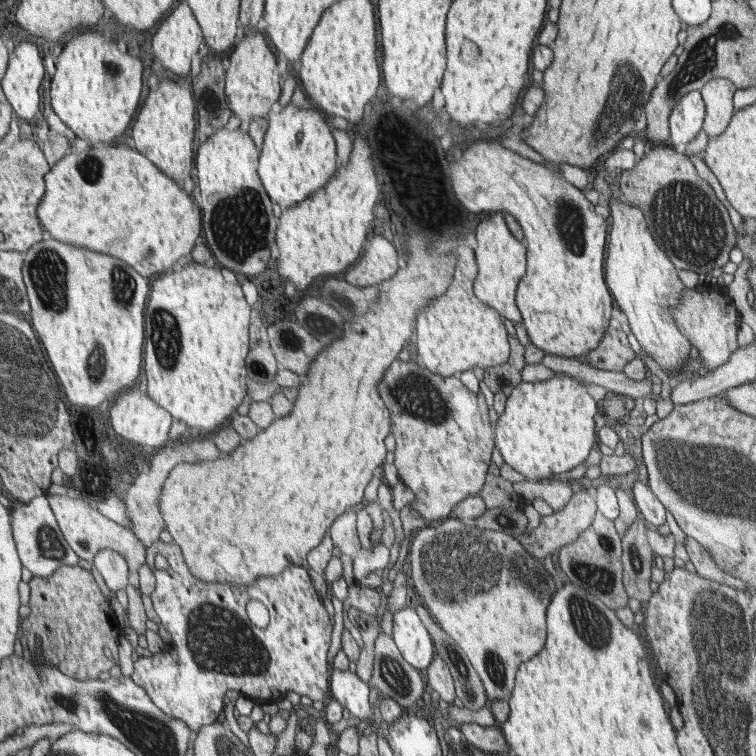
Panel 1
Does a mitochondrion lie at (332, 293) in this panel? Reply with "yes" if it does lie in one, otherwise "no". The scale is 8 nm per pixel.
yes

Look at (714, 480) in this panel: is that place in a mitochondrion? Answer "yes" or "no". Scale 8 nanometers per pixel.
yes

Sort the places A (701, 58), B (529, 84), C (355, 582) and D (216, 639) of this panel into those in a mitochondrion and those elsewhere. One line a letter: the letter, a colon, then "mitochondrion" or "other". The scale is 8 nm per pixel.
A: mitochondrion
B: other
C: other
D: mitochondrion

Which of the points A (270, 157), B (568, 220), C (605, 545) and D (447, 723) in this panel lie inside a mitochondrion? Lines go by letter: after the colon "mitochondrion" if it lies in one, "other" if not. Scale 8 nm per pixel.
A: other
B: mitochondrion
C: mitochondrion
D: other

